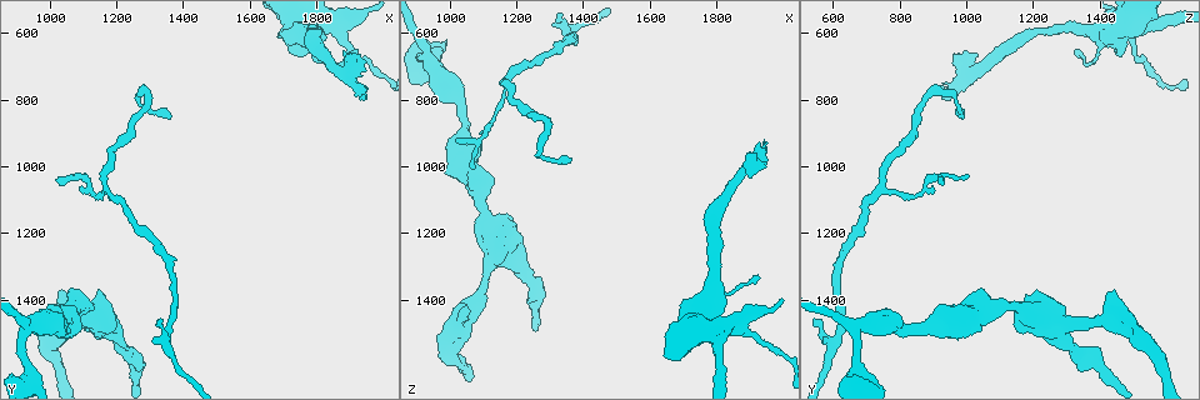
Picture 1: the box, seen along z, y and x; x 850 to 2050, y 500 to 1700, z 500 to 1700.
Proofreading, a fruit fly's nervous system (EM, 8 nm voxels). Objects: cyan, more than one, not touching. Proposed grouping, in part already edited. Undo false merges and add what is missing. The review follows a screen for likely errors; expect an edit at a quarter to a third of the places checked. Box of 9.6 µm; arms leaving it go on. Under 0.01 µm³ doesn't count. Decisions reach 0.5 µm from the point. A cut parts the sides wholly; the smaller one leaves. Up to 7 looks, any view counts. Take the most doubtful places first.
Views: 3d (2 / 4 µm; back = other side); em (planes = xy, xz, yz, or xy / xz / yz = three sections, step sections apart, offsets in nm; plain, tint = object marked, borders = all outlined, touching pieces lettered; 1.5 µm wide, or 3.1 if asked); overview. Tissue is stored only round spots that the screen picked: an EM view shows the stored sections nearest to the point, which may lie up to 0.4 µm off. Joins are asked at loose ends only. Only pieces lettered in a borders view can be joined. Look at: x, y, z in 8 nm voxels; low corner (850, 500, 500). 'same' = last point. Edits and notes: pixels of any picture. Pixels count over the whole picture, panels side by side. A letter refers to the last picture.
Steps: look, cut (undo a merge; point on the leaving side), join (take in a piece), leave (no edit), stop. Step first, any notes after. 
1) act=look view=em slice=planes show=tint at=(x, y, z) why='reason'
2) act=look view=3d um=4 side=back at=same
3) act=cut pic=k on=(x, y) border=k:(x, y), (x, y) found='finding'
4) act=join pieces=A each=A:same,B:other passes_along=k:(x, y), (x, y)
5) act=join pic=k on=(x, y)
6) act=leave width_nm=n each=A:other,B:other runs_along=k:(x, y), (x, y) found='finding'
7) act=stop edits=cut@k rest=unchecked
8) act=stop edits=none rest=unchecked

act=look view=em slice=planes show=borders at=(1270, 810, 970) why='narrows sharply'

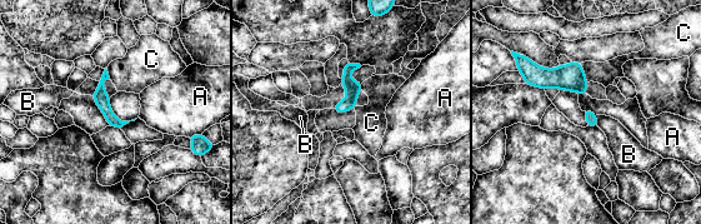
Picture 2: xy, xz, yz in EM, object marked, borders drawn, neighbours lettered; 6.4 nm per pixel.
act=leave width_nm=80 each=A:other,B:other,C:other found='one neuron here'

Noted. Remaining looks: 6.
act=look view=em slice=planes show=borders at=(1050, 1380, 1420) why='free end'

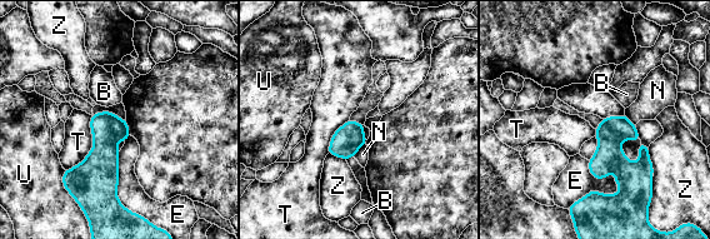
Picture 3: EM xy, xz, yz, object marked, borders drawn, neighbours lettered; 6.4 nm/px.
act=leave each=B:other,E:other,N:other,T:other,U:other,Z:other border=3:(91, 115), (93, 148), (65, 170) found='none of them fits'

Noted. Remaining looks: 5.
act=look view=em slice=xz step=8 show=plain at=(1890, 730, 1010) why='abrupt turn'

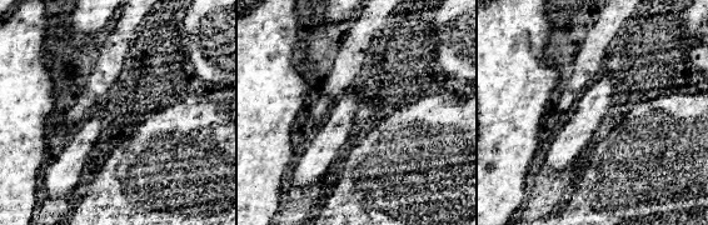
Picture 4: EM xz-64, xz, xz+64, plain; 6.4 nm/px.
act=look view=em slice=xz step=8 show=borders at=same

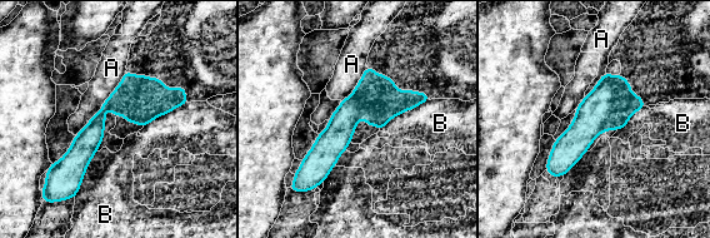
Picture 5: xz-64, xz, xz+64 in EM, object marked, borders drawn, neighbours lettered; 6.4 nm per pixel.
act=leave each=A:other,B:other border=5:(186, 102), (154, 118), (144, 127) found='one neuron here'

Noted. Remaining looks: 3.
act=stop edits=none rest=unchecked

